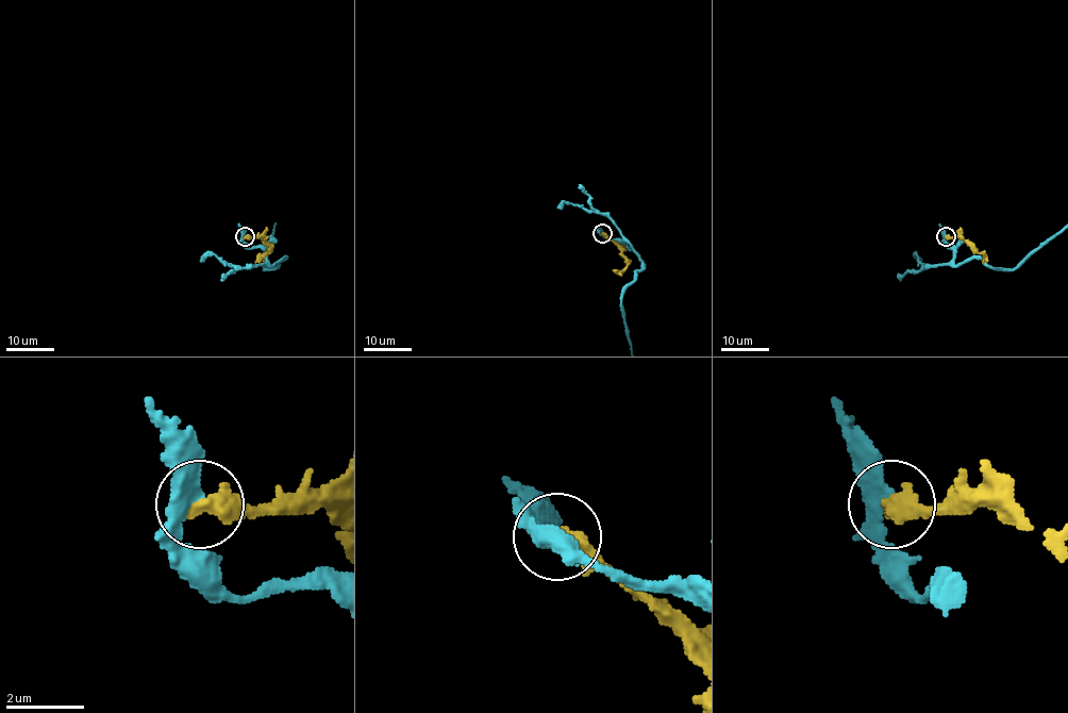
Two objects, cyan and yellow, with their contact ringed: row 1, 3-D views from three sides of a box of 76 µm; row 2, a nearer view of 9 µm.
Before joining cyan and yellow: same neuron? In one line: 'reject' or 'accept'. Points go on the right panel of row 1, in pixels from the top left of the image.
reject

